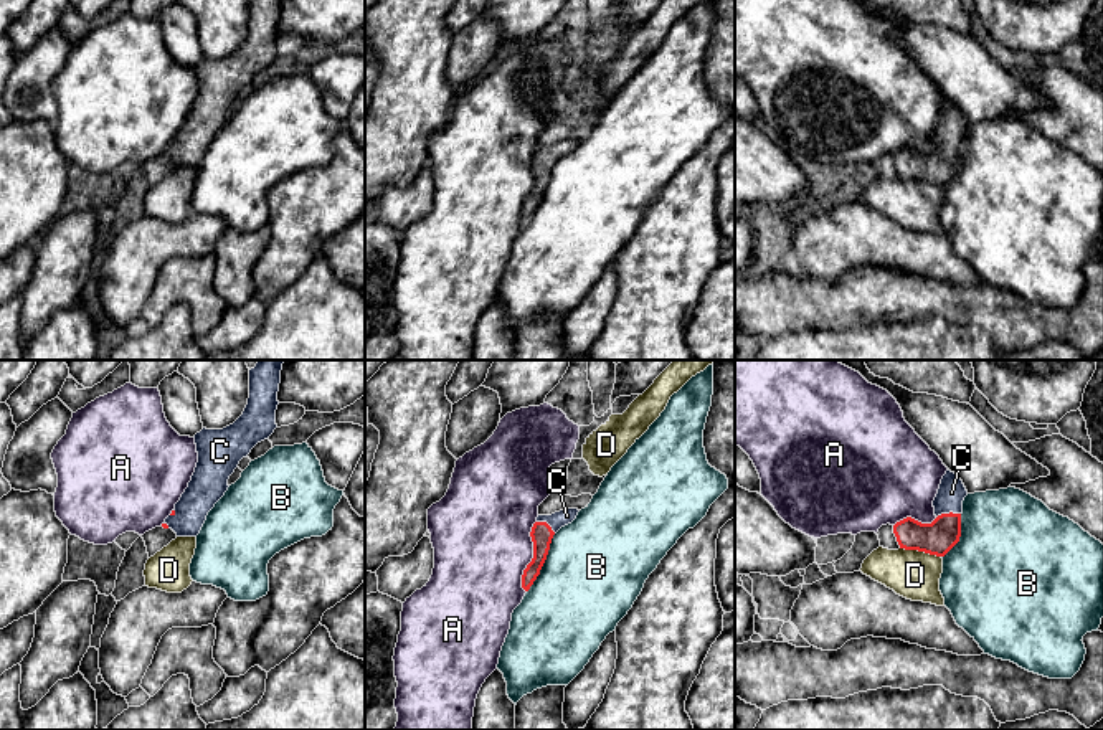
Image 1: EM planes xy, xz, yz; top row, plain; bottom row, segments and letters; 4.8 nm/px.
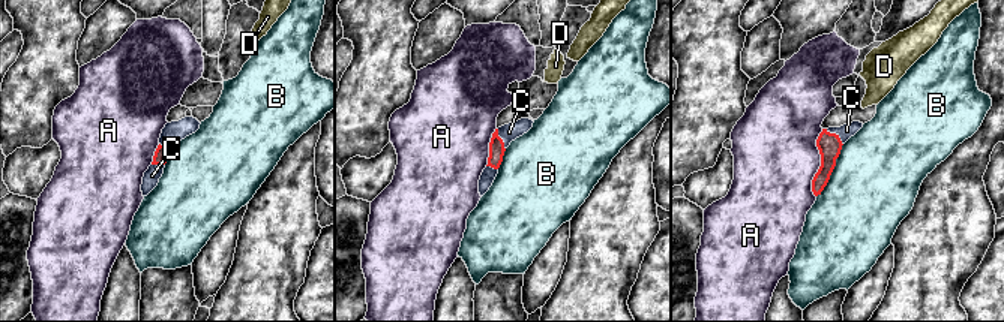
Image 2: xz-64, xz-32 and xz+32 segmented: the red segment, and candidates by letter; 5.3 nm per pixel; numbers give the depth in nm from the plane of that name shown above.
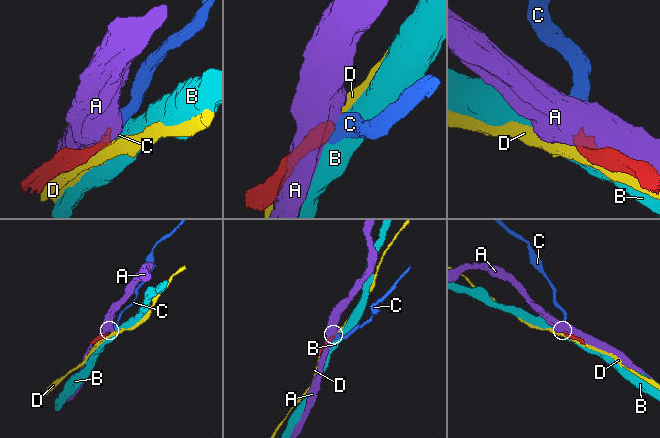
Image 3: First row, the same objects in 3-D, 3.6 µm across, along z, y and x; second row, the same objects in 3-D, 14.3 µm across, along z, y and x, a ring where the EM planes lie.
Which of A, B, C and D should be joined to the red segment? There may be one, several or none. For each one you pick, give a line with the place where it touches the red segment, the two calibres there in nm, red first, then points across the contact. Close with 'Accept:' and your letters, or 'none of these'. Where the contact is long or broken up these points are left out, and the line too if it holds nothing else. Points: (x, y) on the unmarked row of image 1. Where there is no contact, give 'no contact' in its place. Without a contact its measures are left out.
C: yz (950, 142) | 160/140 nm | across yz (938, 167), (946, 157), (950, 142), (951, 123)
Accept: C

